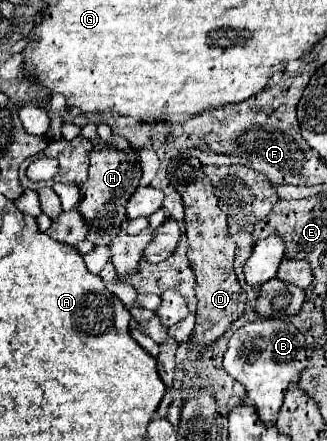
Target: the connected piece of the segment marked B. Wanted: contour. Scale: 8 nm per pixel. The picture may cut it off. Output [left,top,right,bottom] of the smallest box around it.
[224,319,306,423]

